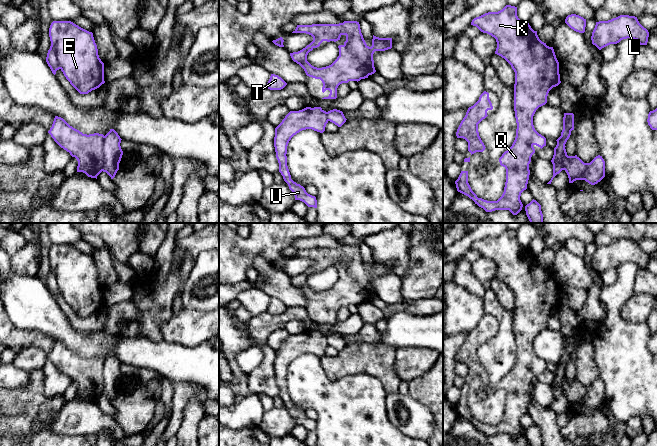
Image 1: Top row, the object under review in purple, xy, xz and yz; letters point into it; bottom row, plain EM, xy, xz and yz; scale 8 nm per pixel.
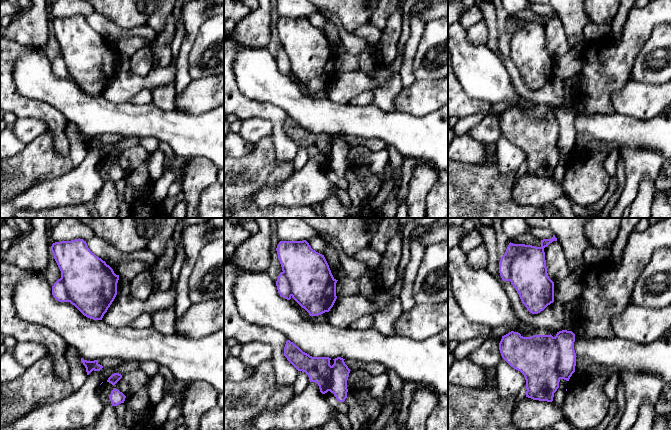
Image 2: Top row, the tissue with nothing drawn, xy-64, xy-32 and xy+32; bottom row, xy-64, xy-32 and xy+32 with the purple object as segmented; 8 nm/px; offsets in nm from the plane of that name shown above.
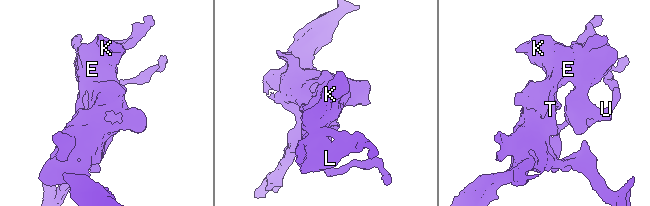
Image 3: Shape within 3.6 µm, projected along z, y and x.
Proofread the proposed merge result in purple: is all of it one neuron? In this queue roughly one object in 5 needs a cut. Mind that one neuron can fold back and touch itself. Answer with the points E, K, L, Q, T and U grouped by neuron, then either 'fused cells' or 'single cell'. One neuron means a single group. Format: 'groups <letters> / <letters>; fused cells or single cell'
groups E K L Q U / T; fused cells

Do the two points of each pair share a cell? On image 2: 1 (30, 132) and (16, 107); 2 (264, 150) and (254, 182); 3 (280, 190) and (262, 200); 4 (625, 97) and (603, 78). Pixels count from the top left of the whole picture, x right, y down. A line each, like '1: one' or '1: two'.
1: two
2: one
3: one
4: two

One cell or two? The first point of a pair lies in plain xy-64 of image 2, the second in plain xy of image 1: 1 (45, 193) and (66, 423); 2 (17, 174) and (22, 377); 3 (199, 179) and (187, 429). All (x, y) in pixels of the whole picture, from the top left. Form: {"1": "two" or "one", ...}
{"1": "one", "2": "two", "3": "one"}

